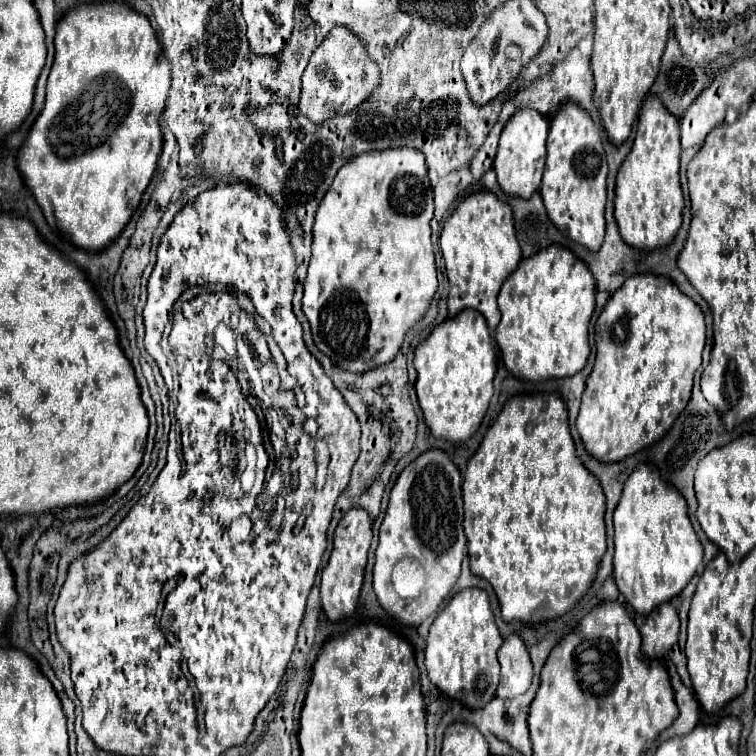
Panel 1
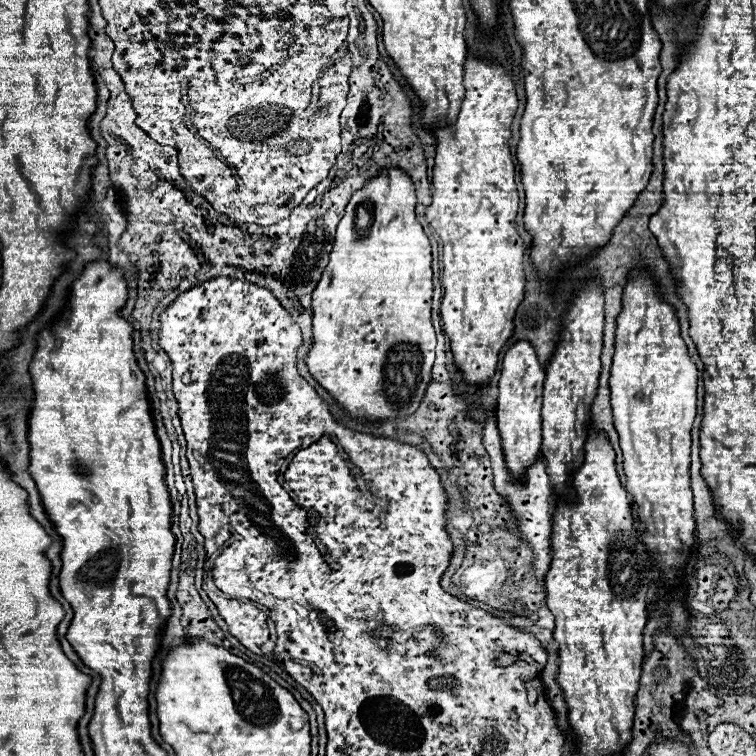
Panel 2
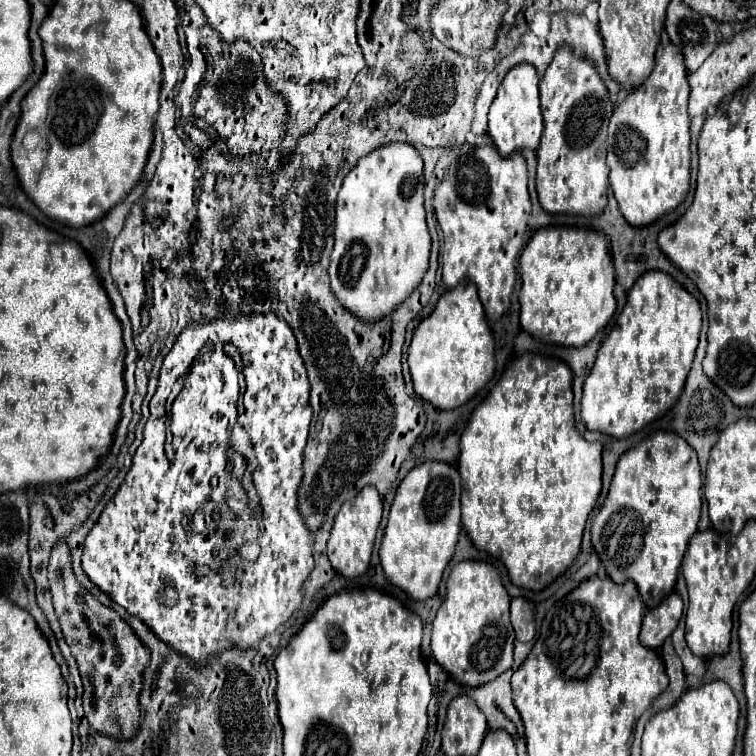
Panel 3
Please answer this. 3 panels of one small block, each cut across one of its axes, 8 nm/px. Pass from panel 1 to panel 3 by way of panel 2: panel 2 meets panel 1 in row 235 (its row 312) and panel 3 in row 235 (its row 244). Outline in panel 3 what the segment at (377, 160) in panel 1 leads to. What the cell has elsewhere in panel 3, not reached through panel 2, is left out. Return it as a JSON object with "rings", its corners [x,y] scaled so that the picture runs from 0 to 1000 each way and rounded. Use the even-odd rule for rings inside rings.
{"rings":[[[519,188],[484,209],[474,212],[466,228],[455,235],[452,249],[444,262],[444,302],[442,302],[442,331],[437,339],[434,365],[437,378],[447,399],[463,410],[474,423],[495,429],[505,418],[513,418],[532,397],[553,381],[566,357],[566,299],[561,286],[561,238],[558,235],[558,209],[553,198],[537,188]]]}

